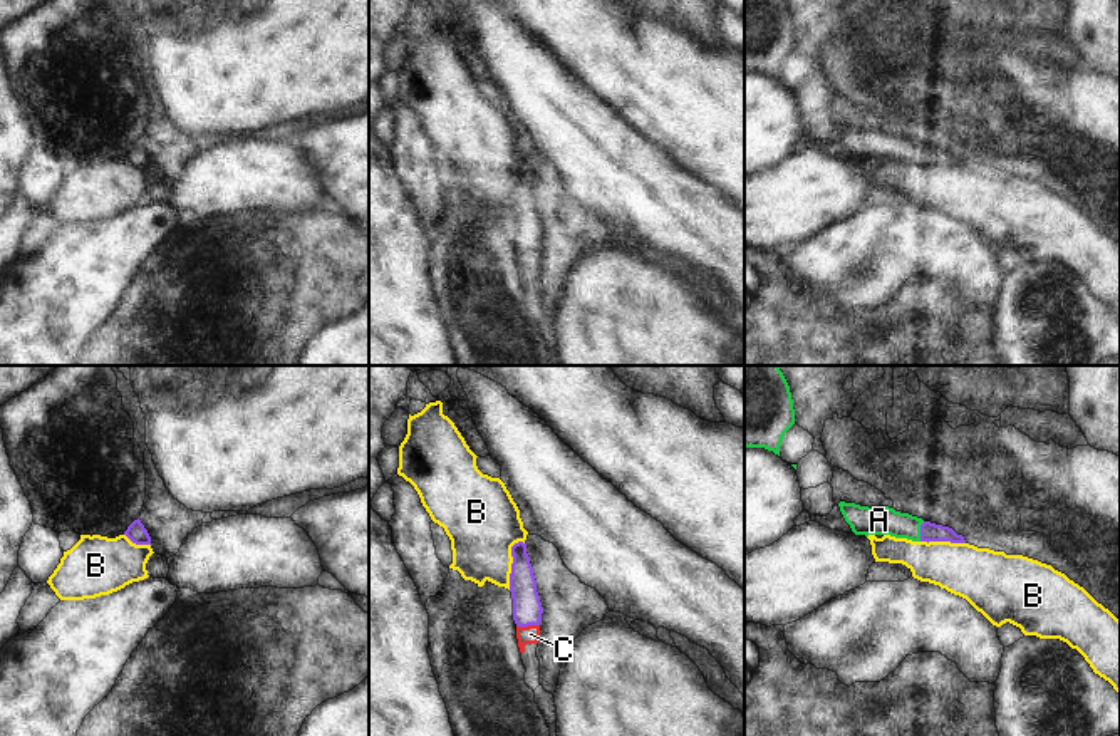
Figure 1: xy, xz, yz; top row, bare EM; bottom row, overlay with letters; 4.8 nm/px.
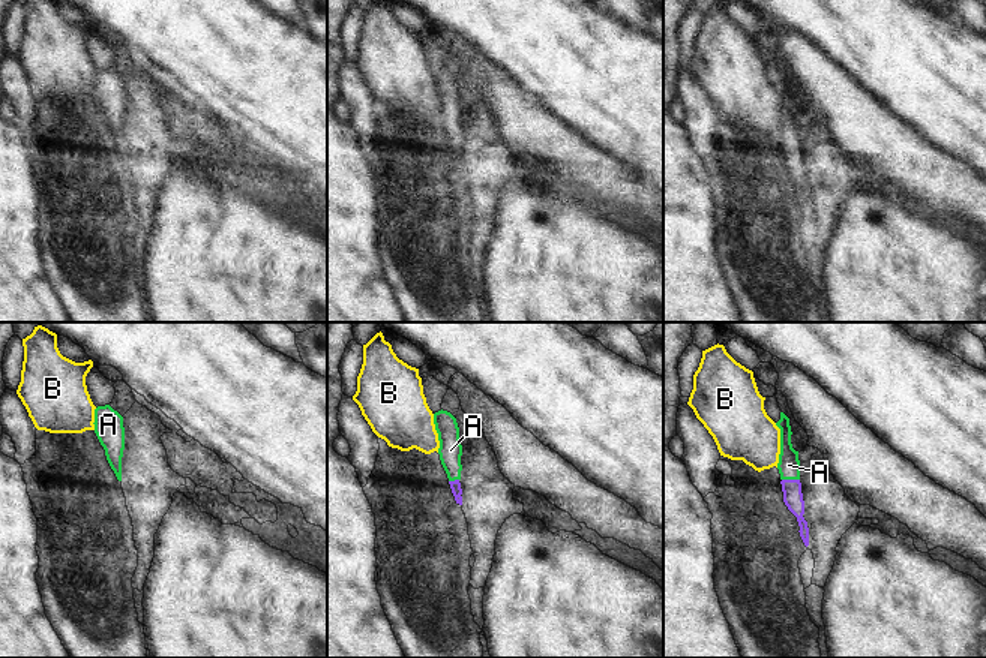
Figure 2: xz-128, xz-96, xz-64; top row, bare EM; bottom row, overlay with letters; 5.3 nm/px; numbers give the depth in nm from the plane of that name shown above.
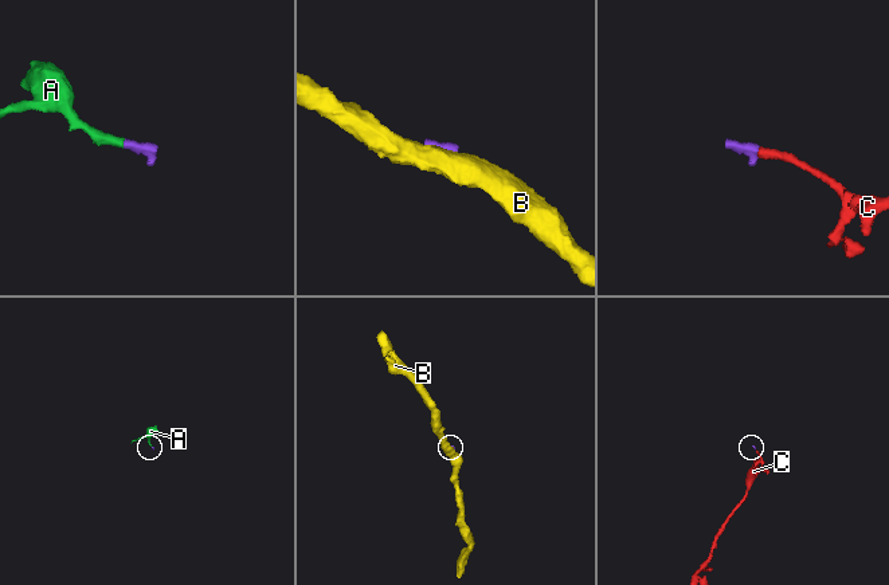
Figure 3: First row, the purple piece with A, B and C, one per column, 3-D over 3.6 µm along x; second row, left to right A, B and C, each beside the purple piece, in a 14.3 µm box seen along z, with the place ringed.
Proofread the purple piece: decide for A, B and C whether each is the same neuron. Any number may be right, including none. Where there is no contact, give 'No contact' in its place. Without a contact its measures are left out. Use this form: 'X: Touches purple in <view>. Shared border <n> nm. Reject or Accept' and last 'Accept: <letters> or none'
A: Touches purple in yz. Shared border 100 nm. Accept
B: Touches purple in xz. Shared border 240 nm. Reject
C: Touches purple in xz. Shared border 110 nm. Accept
Accept: A, C

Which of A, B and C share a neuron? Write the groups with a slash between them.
A C / B

